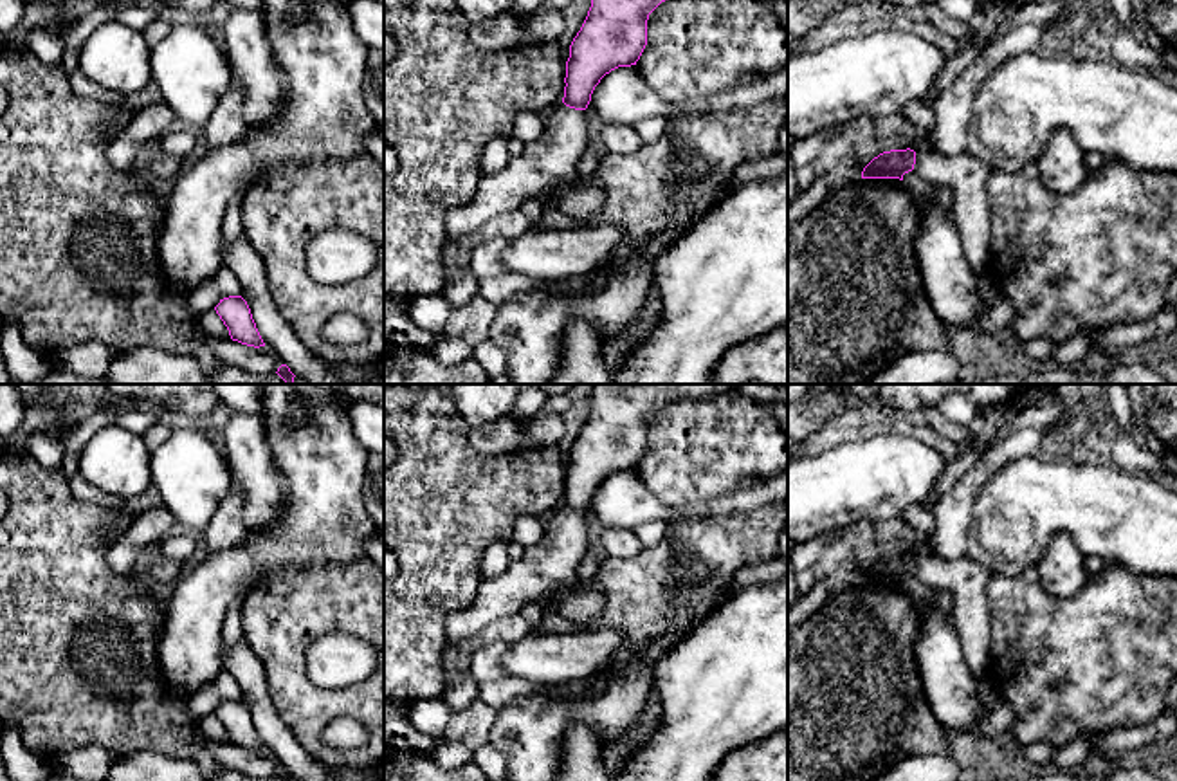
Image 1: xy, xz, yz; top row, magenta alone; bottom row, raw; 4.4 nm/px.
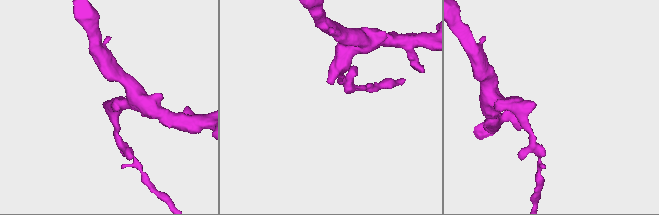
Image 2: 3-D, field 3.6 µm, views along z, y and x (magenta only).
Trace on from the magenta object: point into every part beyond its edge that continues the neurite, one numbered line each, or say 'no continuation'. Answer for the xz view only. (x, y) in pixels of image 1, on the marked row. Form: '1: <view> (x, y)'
1: xz (554, 157)

